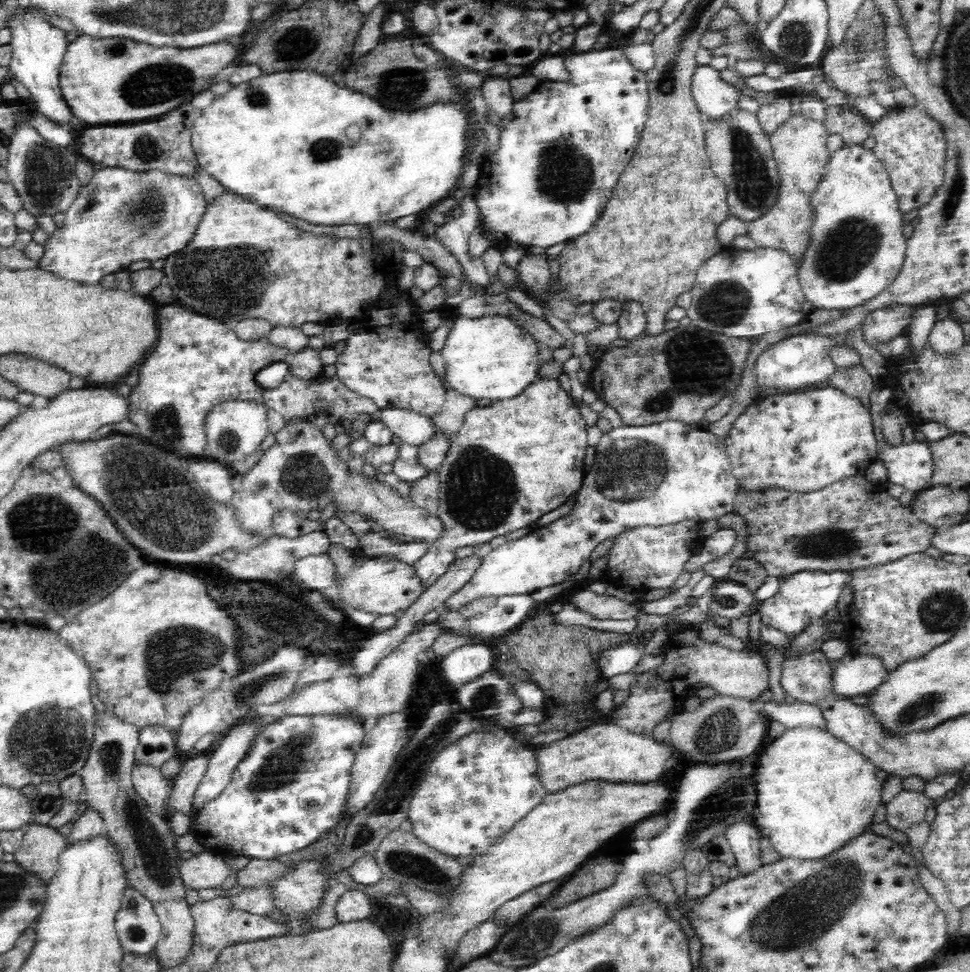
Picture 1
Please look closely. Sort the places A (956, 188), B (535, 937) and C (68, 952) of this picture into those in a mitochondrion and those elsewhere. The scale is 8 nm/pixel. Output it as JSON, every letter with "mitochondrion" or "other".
{"A":"mitochondrion","B":"mitochondrion","C":"other"}

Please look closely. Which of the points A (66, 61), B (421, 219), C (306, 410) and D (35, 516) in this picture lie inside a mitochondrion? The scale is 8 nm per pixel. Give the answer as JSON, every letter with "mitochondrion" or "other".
{"A":"other","B":"other","C":"other","D":"mitochondrion"}

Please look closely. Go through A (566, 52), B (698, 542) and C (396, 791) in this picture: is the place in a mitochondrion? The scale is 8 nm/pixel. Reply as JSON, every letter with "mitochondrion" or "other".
{"A":"other","B":"other","C":"mitochondrion"}

